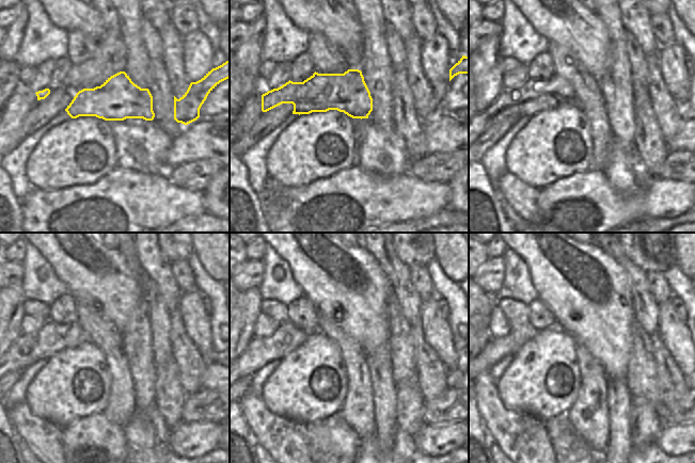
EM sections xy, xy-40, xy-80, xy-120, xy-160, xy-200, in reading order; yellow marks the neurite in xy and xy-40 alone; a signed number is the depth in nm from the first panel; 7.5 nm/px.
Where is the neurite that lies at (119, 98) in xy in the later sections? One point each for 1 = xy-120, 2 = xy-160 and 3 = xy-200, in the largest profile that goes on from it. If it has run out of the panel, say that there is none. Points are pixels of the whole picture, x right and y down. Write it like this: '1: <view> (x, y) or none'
1: xy-120 (52, 337)
2: xy-160 (287, 338)
3: xy-200 (495, 349)

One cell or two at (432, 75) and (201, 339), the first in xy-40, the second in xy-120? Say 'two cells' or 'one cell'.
one cell

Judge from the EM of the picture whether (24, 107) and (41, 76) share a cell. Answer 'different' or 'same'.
different

